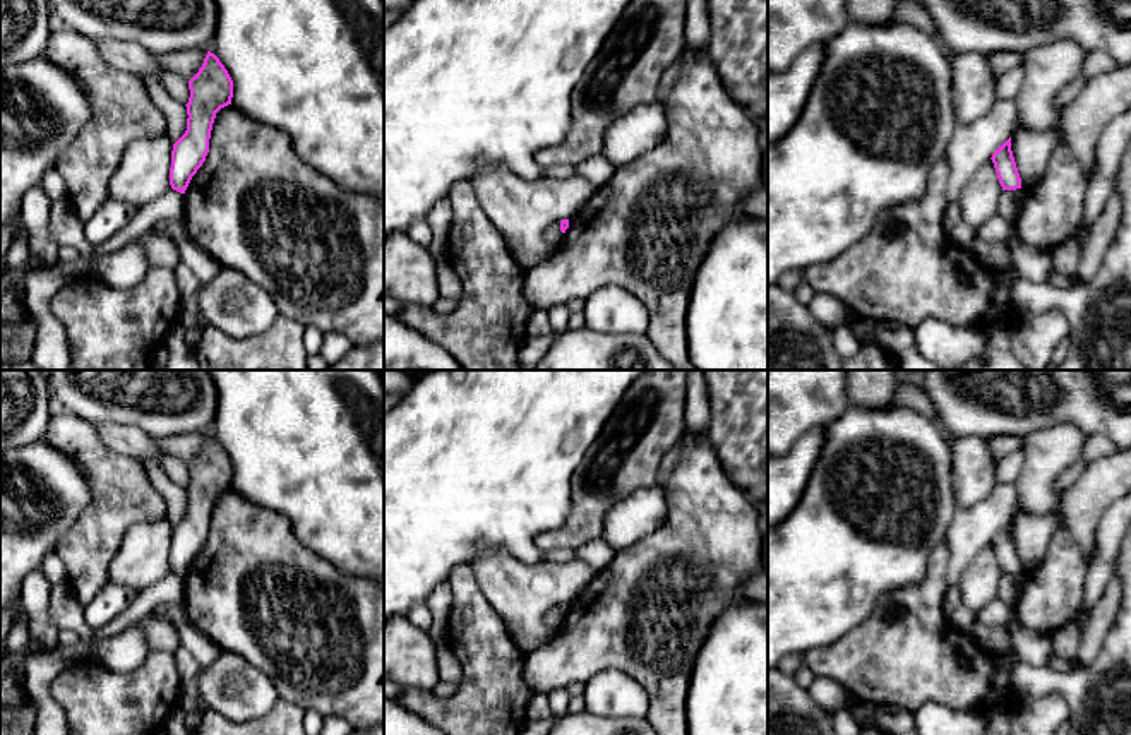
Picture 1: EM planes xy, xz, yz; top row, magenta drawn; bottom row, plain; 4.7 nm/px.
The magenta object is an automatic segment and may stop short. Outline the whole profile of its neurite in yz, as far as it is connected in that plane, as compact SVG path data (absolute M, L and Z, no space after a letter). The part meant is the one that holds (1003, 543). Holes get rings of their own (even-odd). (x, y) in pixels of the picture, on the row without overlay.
M1011 521L992 538L992 547L1002 574L1021 572L1021 562L1011 535Z

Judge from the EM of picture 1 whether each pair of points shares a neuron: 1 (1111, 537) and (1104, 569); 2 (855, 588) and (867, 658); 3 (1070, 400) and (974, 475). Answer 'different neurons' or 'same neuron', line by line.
1: same neuron
2: different neurons
3: different neurons

